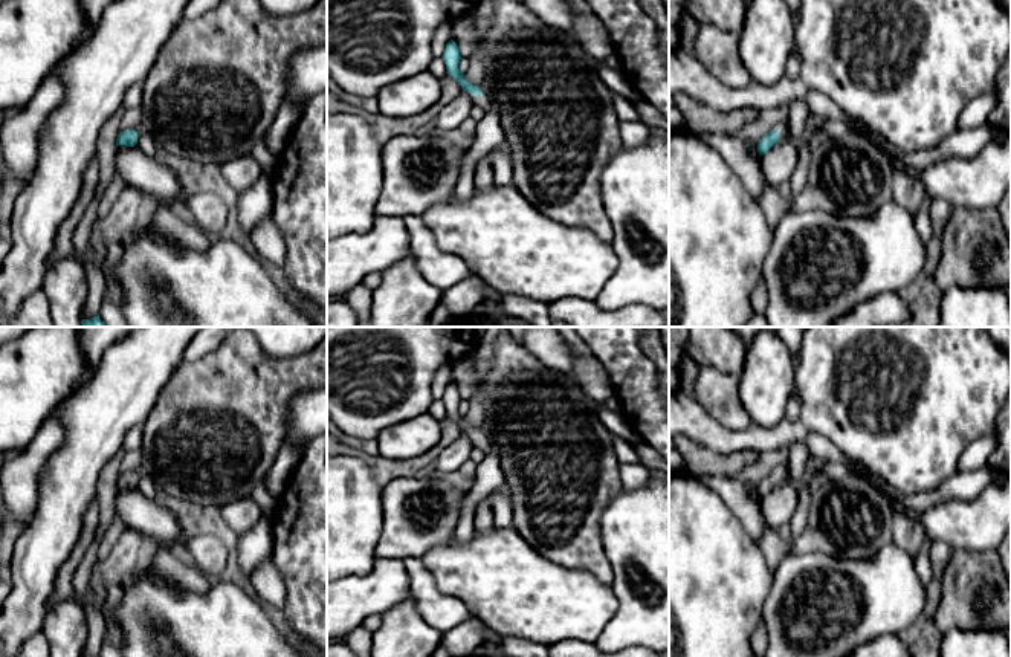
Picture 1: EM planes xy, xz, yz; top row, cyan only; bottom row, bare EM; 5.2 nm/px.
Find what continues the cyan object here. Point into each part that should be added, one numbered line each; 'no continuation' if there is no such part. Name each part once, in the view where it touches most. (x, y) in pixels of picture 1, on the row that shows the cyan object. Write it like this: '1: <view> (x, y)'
1: xz (483, 101)

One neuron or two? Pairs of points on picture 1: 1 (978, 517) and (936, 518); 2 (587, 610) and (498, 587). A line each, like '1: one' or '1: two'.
1: one
2: one

